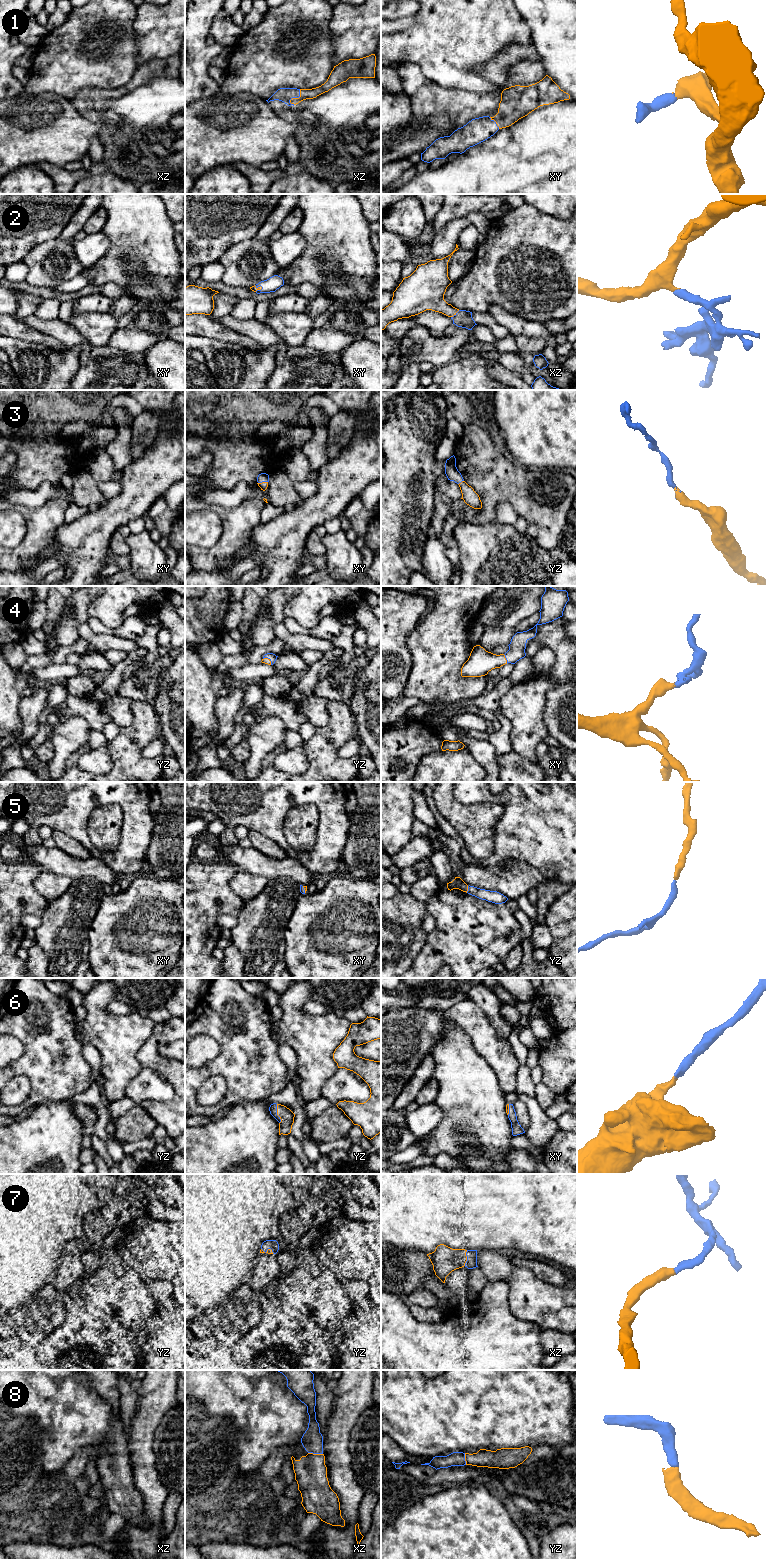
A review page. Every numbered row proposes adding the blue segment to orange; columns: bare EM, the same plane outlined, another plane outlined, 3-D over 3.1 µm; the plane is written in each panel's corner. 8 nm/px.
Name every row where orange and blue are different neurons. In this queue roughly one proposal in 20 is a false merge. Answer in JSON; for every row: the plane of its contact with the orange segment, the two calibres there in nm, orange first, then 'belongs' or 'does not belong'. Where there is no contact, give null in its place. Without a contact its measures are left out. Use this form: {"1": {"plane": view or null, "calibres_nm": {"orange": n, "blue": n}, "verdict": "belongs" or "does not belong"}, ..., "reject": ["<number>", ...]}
{"1": {"plane": "xz", "calibres_nm": {"orange": 80, "blue": 110}, "verdict": "belongs"}, "2": {"plane": "xz", "calibres_nm": {"orange": 220, "blue": 140}, "verdict": "belongs"}, "3": {"plane": "xy", "calibres_nm": {"orange": 60, "blue": 80}, "verdict": "belongs"}, "4": {"plane": "xy", "calibres_nm": {"orange": 200, "blue": 140}, "verdict": "belongs"}, "5": {"plane": "yz", "calibres_nm": {"orange": 90, "blue": 100}, "verdict": "belongs"}, "6": {"plane": "yz", "calibres_nm": {"orange": 110, "blue": 60}, "verdict": "belongs"}, "7": {"plane": "xz", "calibres_nm": {"orange": 220, "blue": 90}, "verdict": "belongs"}, "8": {"plane": "xz", "calibres_nm": {"orange": 260, "blue": 180}, "verdict": "belongs"}, "reject": []}

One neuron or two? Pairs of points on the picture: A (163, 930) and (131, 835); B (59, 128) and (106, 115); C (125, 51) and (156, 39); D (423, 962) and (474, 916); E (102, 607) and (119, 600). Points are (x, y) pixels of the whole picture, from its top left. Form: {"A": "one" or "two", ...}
{"A": "two", "B": "two", "C": "two", "D": "one", "E": "one"}

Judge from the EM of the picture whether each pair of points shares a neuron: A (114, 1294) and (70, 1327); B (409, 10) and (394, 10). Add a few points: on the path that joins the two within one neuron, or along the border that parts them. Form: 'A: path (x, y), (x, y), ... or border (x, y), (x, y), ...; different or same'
A: path (103, 1305), (88, 1320), (81, 1321); same
B: path (405, 10), (398, 10); same

